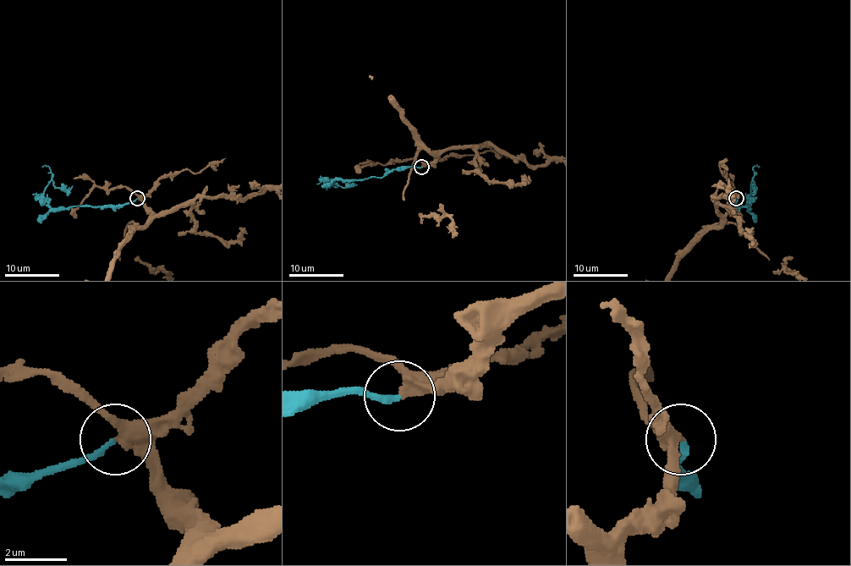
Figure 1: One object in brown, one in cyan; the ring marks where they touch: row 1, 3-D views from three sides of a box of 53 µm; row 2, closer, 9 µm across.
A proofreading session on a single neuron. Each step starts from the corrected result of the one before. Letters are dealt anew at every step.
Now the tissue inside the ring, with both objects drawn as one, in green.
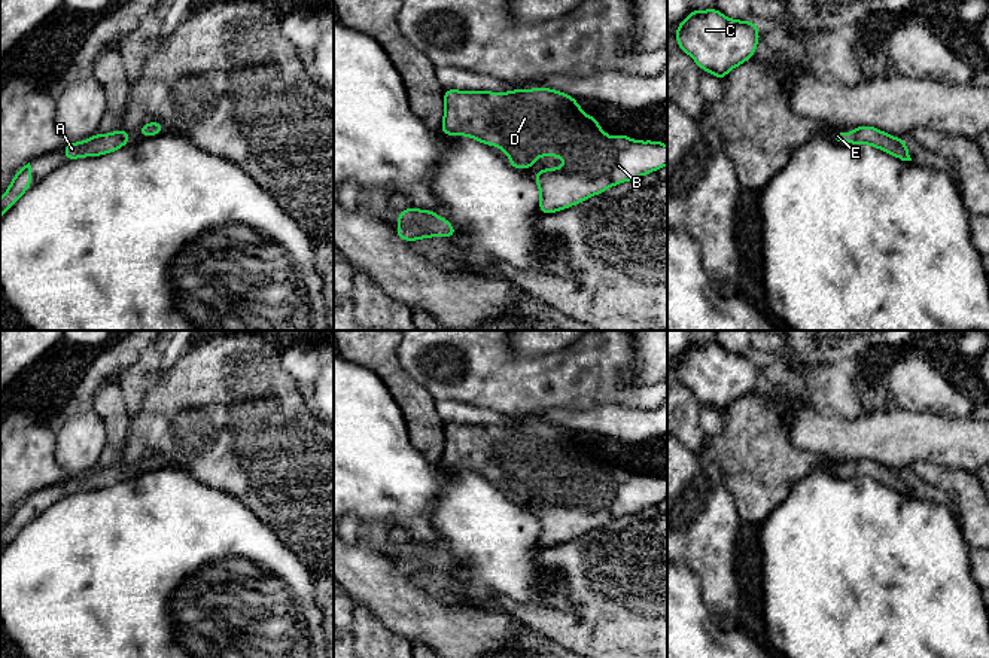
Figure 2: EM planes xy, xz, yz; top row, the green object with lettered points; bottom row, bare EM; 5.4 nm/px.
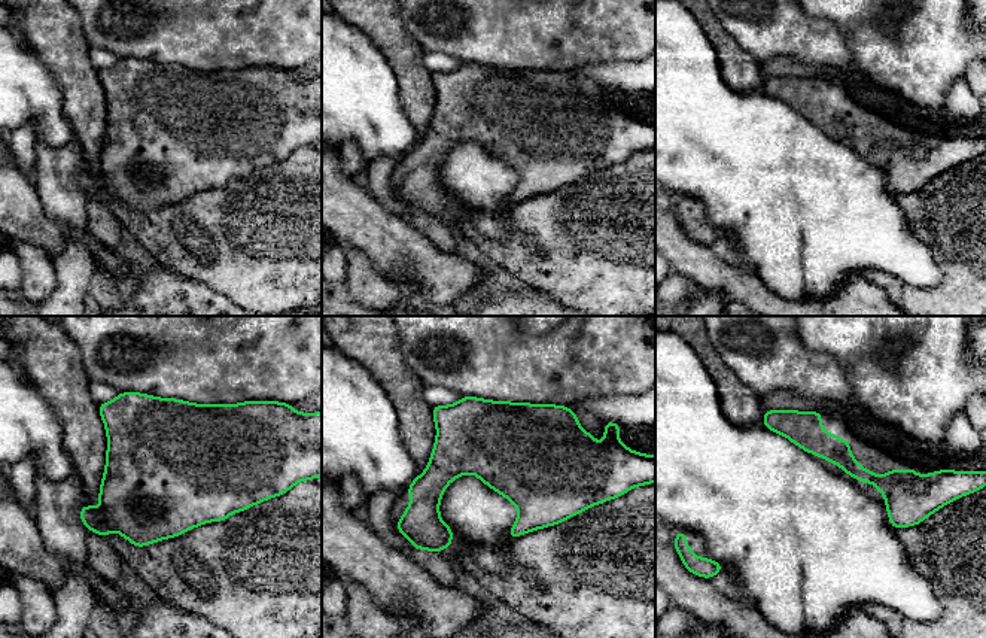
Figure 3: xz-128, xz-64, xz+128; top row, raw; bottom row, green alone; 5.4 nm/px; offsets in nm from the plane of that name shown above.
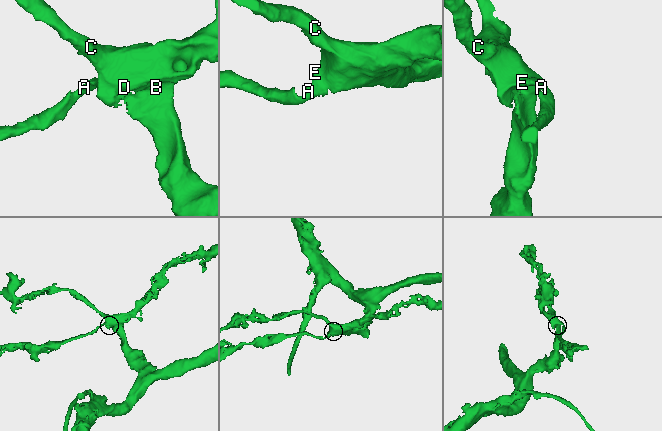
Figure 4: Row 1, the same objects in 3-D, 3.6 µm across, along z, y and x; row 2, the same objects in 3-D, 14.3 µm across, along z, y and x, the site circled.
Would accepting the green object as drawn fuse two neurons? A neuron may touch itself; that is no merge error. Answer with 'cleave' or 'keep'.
keep

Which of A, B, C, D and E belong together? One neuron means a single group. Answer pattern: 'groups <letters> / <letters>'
groups A B C D E

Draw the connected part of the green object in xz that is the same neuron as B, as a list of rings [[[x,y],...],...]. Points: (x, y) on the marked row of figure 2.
[[[550,88],[511,92],[444,89],[441,131],[445,135],[472,137],[486,146],[496,144],[511,158],[509,167],[514,170],[532,168],[536,156],[563,156],[563,168],[542,168],[533,179],[541,189],[541,214],[569,208],[614,185],[667,165],[667,146],[660,140],[637,141],[623,134],[611,140],[573,97]]]

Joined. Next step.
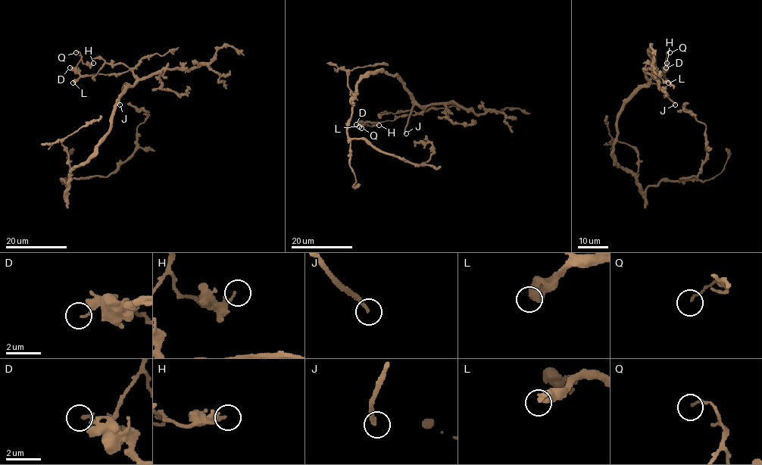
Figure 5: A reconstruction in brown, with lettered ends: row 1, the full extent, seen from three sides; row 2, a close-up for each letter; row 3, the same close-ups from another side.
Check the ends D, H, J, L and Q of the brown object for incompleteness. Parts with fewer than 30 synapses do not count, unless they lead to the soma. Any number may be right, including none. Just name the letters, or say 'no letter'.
J

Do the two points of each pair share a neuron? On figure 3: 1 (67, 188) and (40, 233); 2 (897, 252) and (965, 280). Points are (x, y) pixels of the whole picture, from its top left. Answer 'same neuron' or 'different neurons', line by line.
1: different neurons
2: different neurons

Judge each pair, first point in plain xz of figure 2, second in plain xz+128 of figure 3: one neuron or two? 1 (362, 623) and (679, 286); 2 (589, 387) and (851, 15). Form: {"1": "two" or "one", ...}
{"1": "one", "2": "two"}

